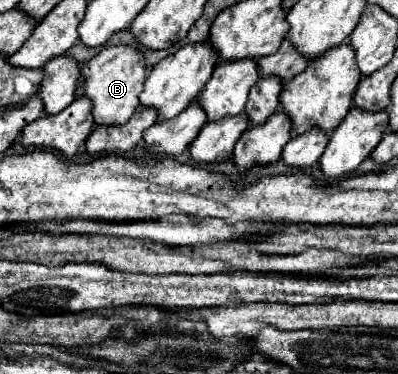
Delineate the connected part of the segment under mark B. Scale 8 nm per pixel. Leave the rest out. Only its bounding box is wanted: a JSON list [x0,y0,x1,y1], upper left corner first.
[81,46,147,124]

